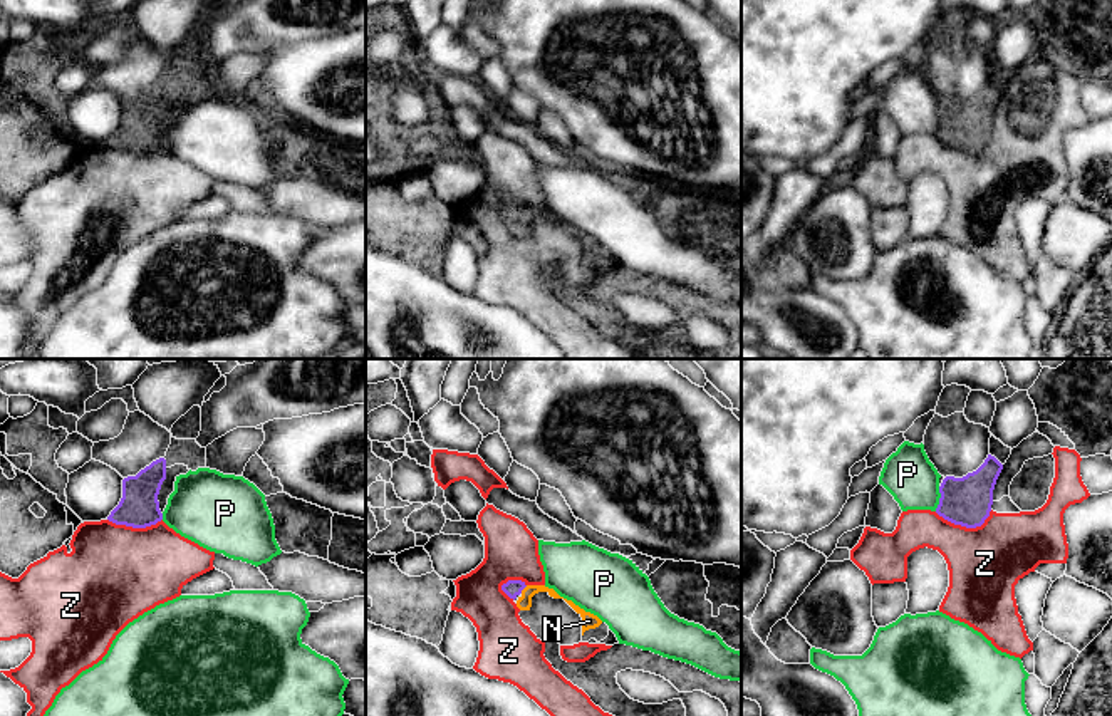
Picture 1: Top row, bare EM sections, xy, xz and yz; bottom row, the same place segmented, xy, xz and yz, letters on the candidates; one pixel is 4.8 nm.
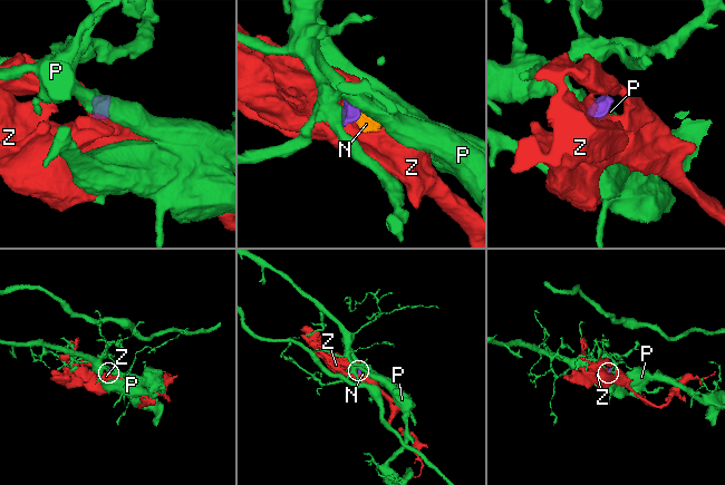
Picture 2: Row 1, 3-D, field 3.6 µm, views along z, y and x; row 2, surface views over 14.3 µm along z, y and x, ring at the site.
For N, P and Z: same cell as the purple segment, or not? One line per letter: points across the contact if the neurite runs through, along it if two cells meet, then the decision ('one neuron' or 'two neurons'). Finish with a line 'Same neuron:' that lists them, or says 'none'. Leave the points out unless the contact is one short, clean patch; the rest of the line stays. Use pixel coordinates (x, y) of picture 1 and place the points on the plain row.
N: runs through xz (512, 212), (524, 212), (524, 227); one neuron
P: border along yz (940, 111), (940, 128), (935, 134); two neurons
Z: border along yz (992, 134), (975, 151), (955, 150), (935, 136); two neurons
Same neuron: N

